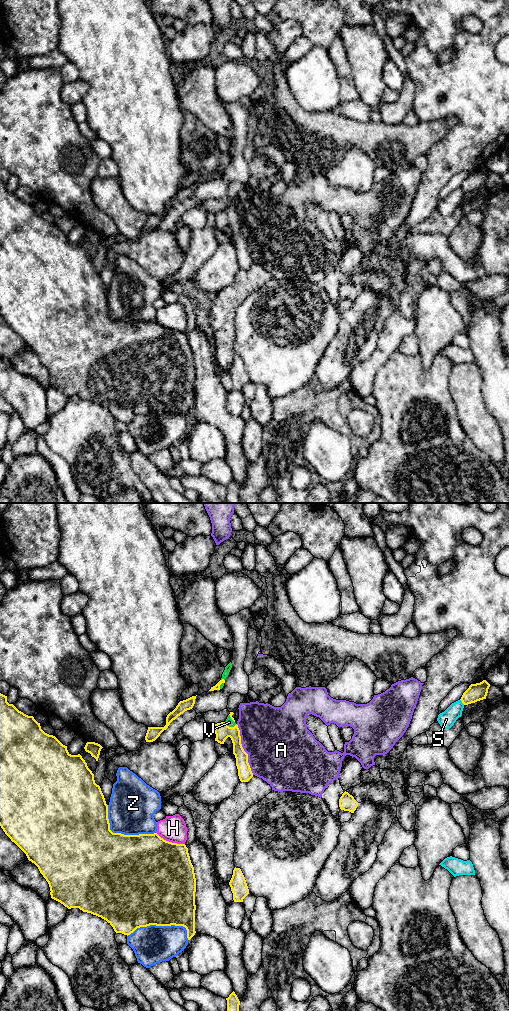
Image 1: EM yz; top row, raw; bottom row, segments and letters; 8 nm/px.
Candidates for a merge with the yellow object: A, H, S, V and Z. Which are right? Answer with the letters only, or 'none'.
none

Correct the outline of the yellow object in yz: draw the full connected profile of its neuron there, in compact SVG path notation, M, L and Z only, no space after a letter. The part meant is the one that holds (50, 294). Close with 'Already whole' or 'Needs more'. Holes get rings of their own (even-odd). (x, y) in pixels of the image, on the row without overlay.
M0 181L0 314L5 322L14 330L34 351L49 372L51 386L60 390L68 397L79 396L106 408L116 421L130 423L137 416L156 414L183 414L190 428L195 419L195 380L196 366L191 351L188 336L185 332L177 332L164 328L157 321L124 323L110 318L108 293L99 273L95 271L94 262L80 242L71 243L67 234L55 224L45 221L33 204L19 199L13 192L7 190L7 184Z. Already whole

